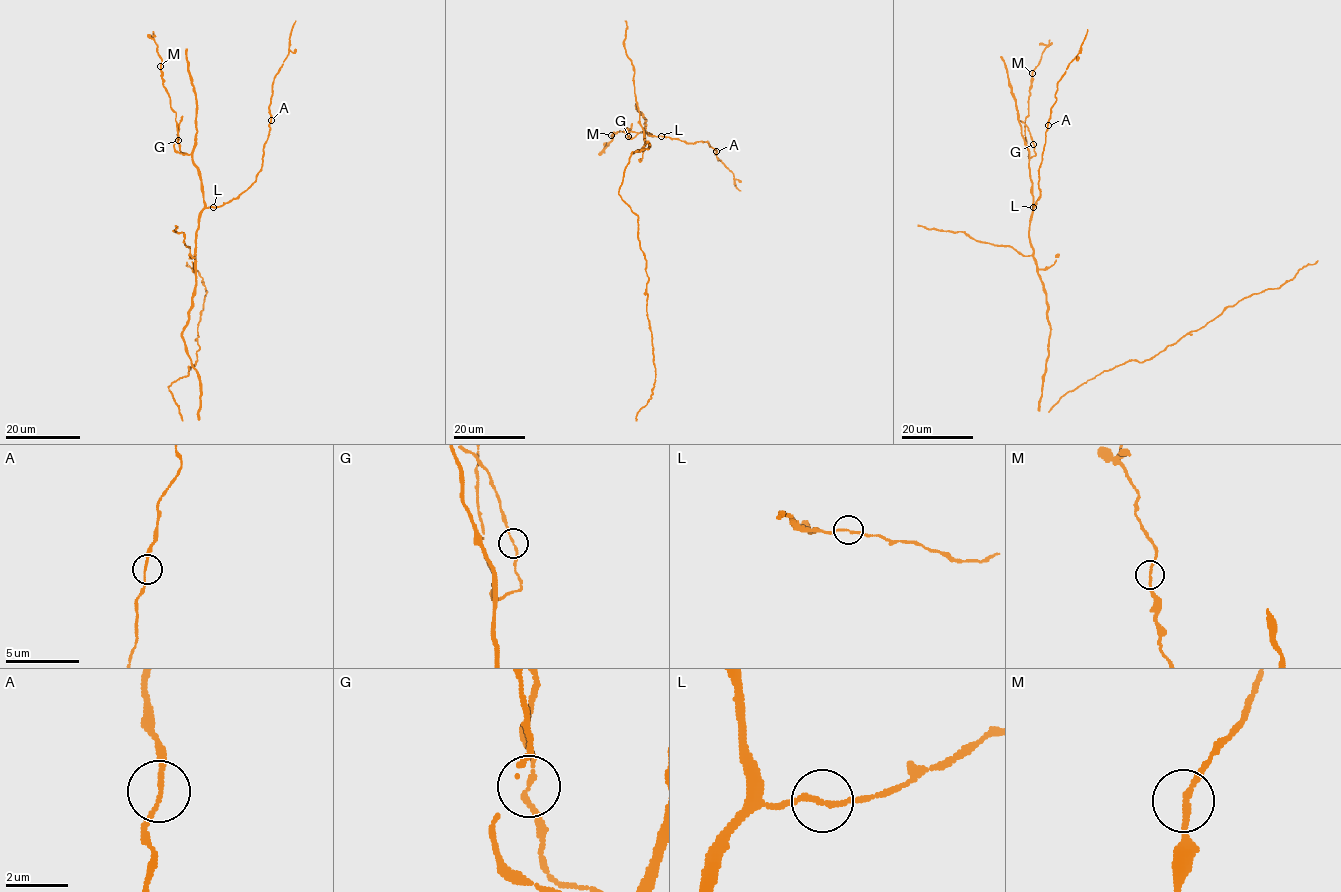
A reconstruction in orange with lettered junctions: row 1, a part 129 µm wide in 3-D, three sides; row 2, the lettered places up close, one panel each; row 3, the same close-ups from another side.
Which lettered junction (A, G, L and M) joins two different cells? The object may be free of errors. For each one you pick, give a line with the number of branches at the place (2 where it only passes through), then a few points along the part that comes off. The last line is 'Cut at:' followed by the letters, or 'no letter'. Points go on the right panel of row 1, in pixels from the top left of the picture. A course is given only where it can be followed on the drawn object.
Cut at: no letter

